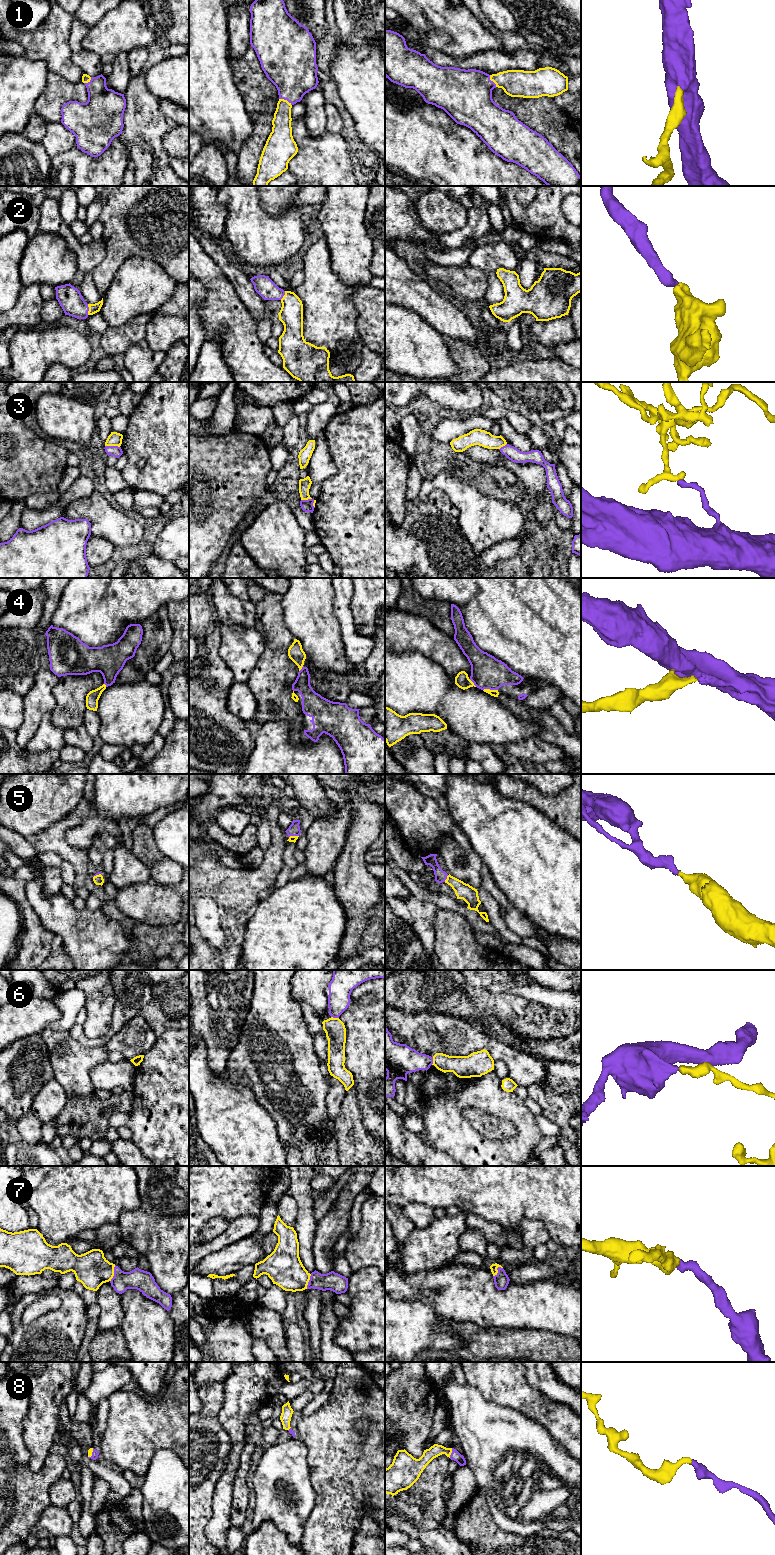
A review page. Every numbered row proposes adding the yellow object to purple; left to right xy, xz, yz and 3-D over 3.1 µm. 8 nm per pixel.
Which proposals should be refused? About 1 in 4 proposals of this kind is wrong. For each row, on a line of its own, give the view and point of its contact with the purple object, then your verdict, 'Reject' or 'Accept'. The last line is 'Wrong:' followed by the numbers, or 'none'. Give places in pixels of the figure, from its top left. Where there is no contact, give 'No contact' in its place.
1: Touches purple at xz (285, 99). Accept
2: Touches purple at xy (88, 309). Accept
3: Touches purple at xy (112, 446). Reject
4: Touches purple at yz (490, 689). Accept
5: Touches purple at yz (446, 878). Accept
6: Touches purple at xz (335, 1017). Reject
7: Touches purple at xy (114, 1273). Accept
8: Touches purple at yz (451, 1453). Accept
Wrong: 3, 6

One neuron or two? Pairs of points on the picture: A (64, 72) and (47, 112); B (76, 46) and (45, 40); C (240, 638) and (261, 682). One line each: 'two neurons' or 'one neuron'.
A: two neurons
B: two neurons
C: two neurons

